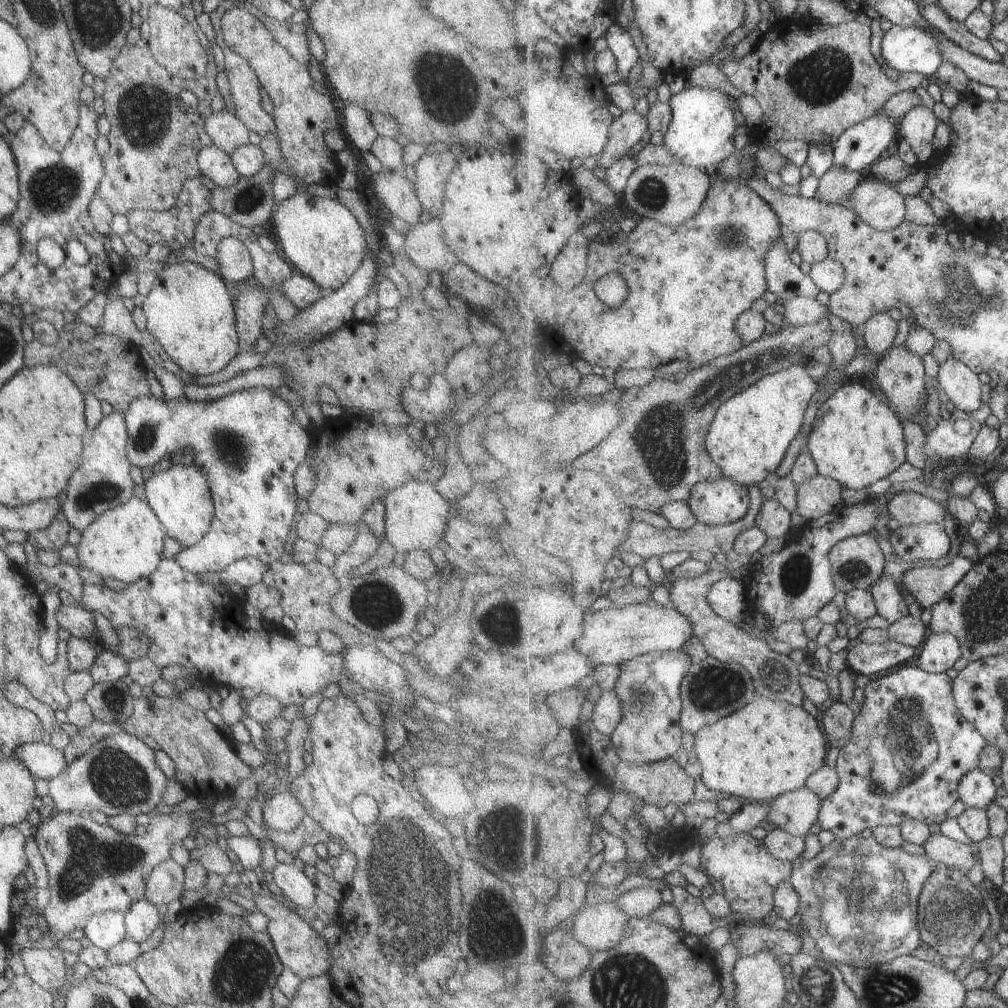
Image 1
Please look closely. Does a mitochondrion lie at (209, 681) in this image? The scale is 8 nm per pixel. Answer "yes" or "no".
no

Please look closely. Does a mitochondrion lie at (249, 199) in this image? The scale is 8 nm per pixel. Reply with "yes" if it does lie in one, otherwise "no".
yes

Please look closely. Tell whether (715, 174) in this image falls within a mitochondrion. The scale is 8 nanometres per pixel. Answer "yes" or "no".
no

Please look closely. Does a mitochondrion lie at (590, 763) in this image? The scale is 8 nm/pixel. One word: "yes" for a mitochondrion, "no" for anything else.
no

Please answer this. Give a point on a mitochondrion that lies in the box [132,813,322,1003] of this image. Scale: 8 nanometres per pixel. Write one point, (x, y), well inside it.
(241, 972)

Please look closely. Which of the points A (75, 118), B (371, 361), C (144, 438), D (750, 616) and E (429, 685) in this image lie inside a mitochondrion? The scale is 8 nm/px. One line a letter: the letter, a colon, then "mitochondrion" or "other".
A: other
B: mitochondrion
C: mitochondrion
D: other
E: other

